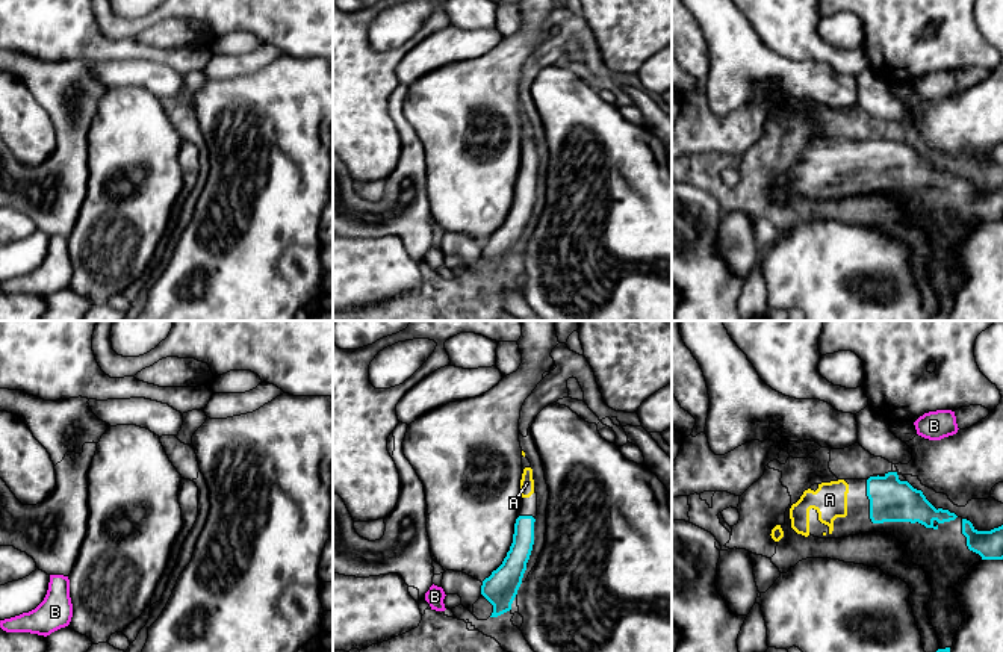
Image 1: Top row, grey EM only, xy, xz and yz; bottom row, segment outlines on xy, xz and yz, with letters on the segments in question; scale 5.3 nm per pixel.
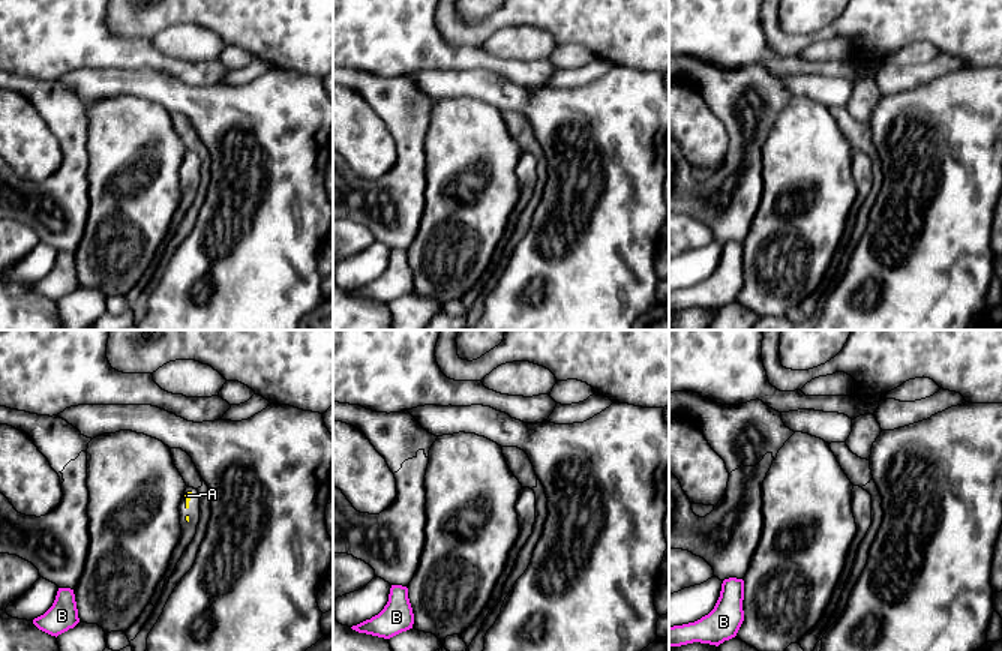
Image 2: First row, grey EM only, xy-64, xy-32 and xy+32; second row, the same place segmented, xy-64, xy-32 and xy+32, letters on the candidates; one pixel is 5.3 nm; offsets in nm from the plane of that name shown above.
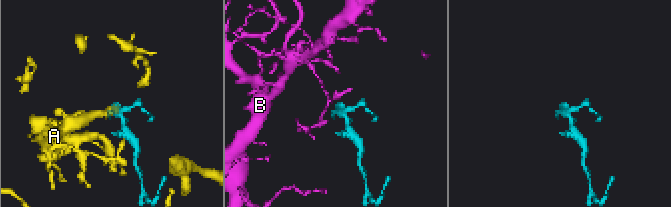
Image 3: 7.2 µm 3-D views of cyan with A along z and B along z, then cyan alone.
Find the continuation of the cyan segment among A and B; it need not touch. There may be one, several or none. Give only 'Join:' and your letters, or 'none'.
Join: A

